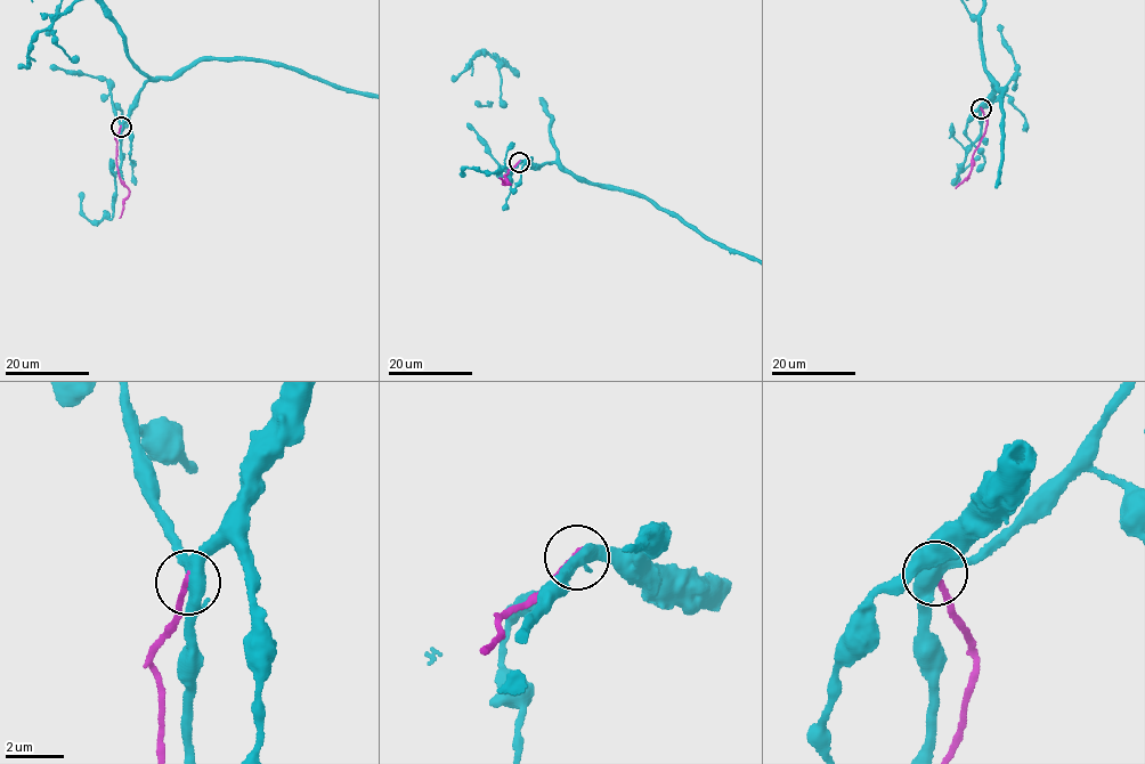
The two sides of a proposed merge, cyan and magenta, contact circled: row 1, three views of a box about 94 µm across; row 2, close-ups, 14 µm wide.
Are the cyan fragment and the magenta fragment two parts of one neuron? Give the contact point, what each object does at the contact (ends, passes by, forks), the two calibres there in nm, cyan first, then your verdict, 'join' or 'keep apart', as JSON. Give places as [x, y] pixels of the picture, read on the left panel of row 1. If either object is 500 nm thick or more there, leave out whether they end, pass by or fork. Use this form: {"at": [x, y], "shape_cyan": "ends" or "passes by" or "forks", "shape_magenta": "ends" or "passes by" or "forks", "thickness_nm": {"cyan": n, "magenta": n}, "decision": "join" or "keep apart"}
{"at": [121, 127], "shape_cyan": "forks", "shape_magenta": "ends", "thickness_nm": {"cyan": 440, "magenta": 240}, "decision": "keep apart"}

